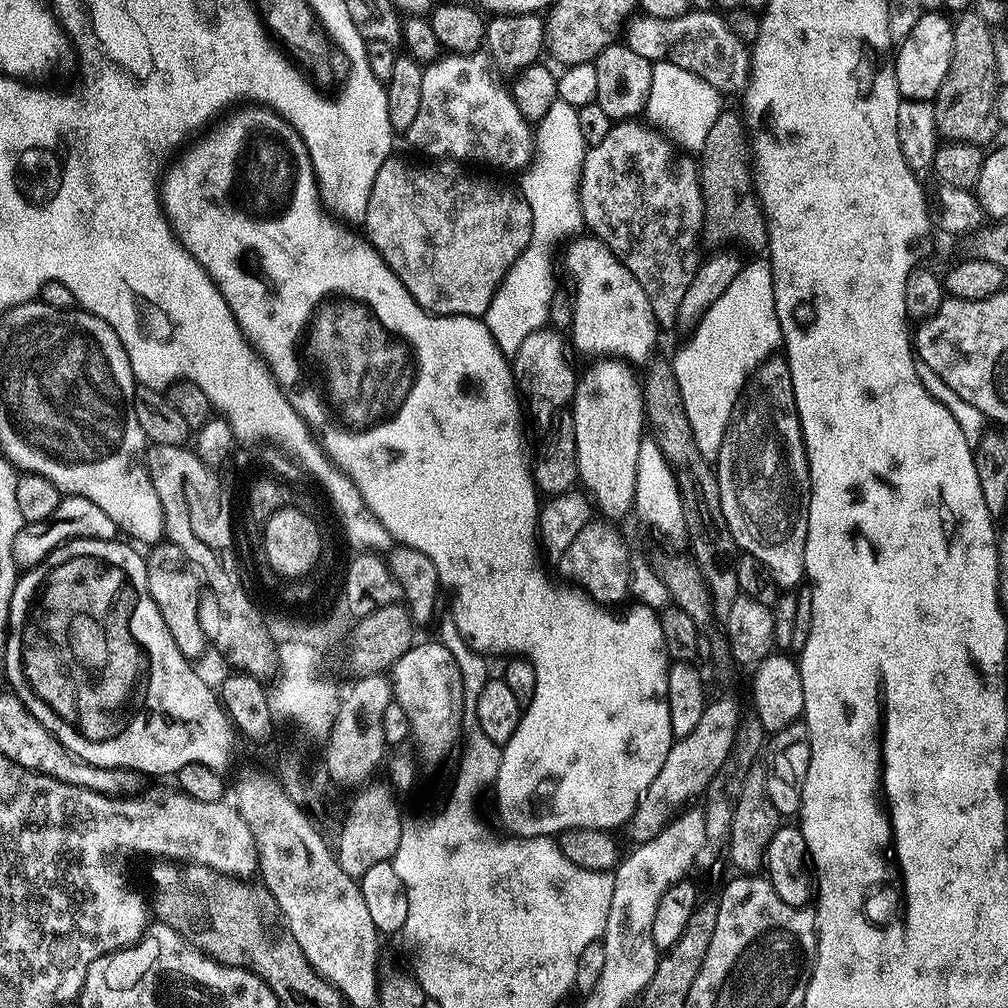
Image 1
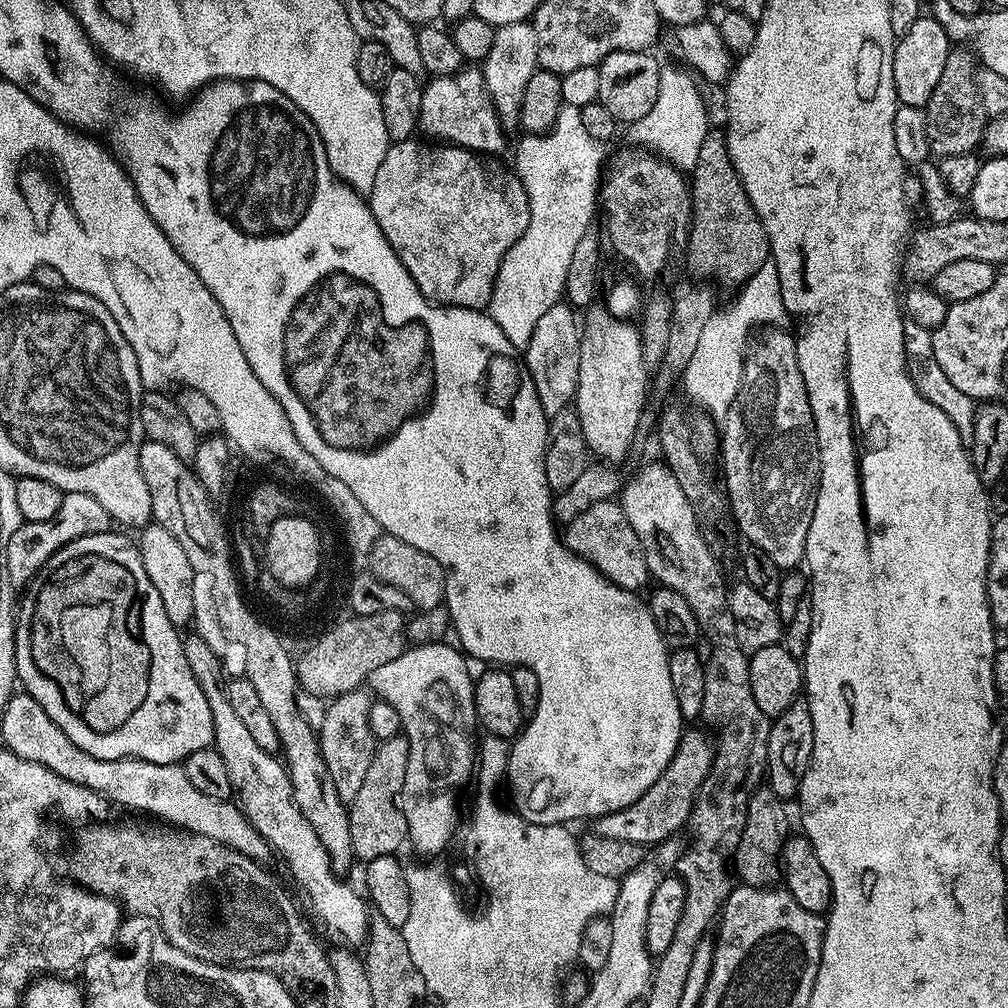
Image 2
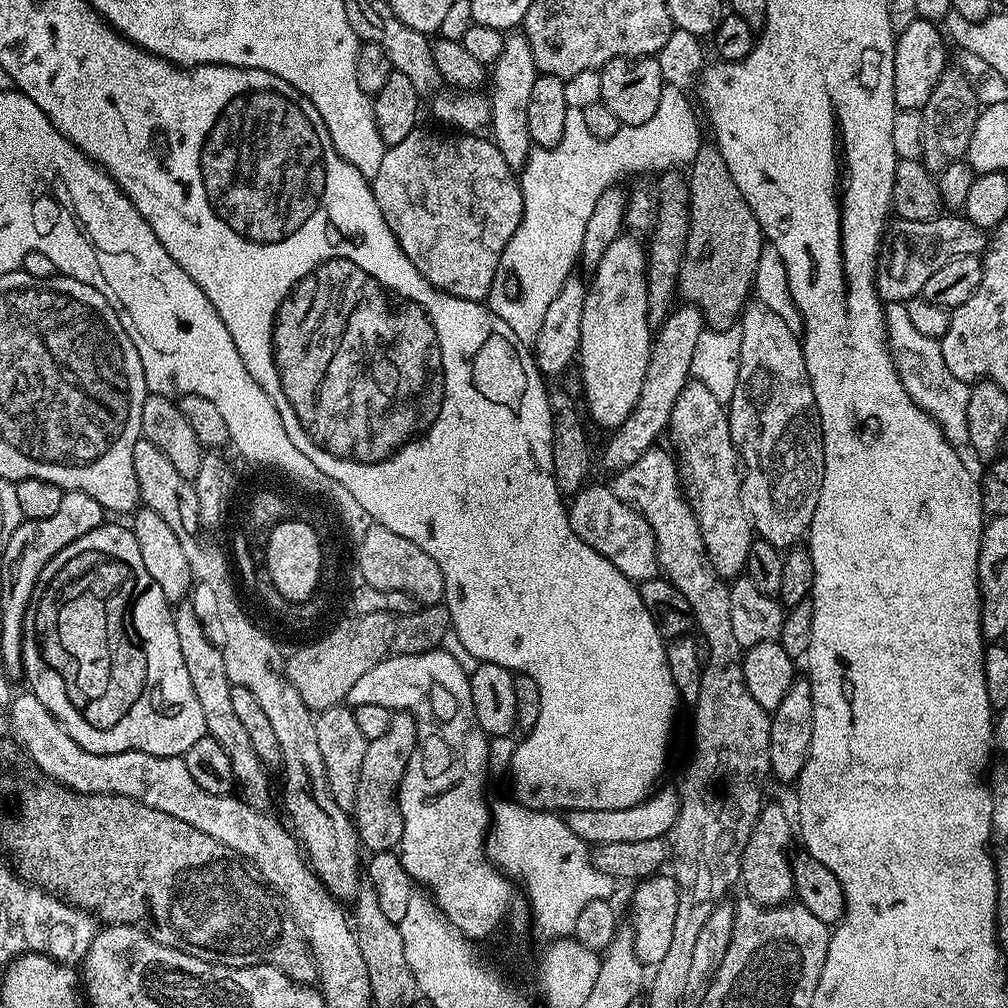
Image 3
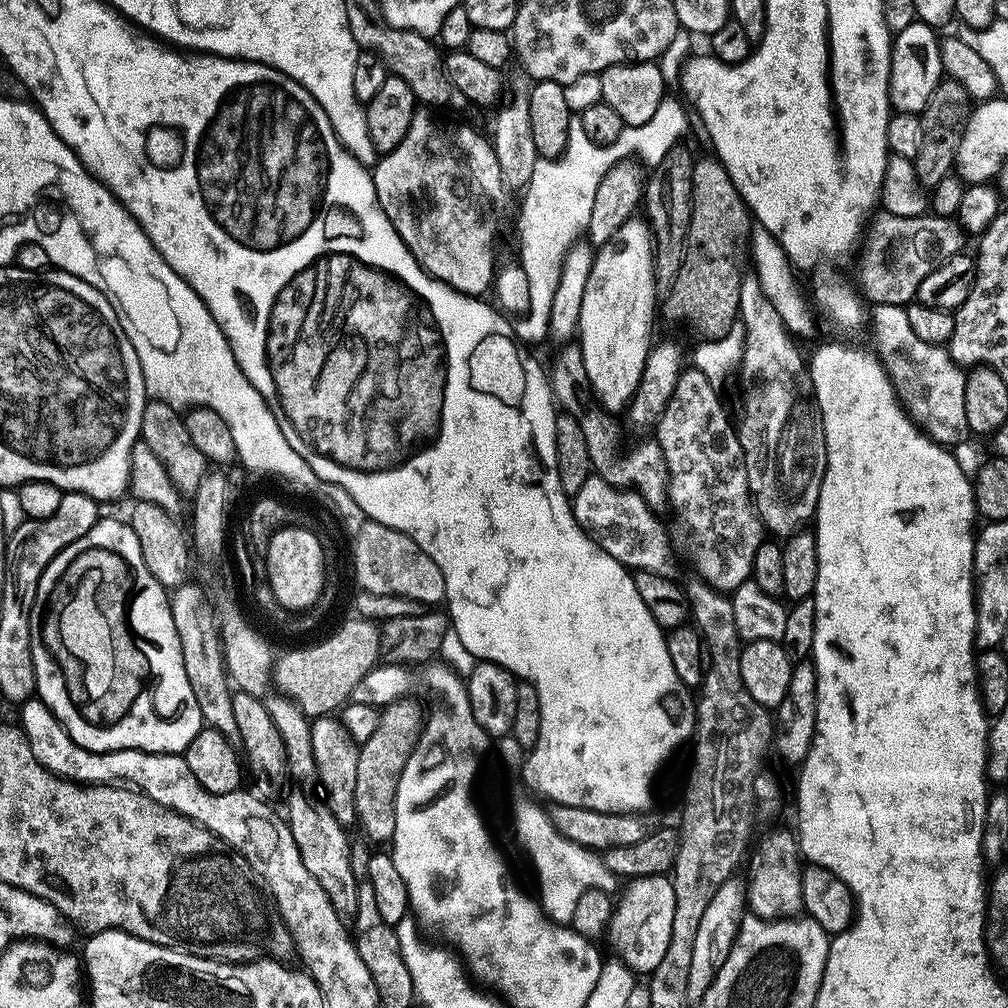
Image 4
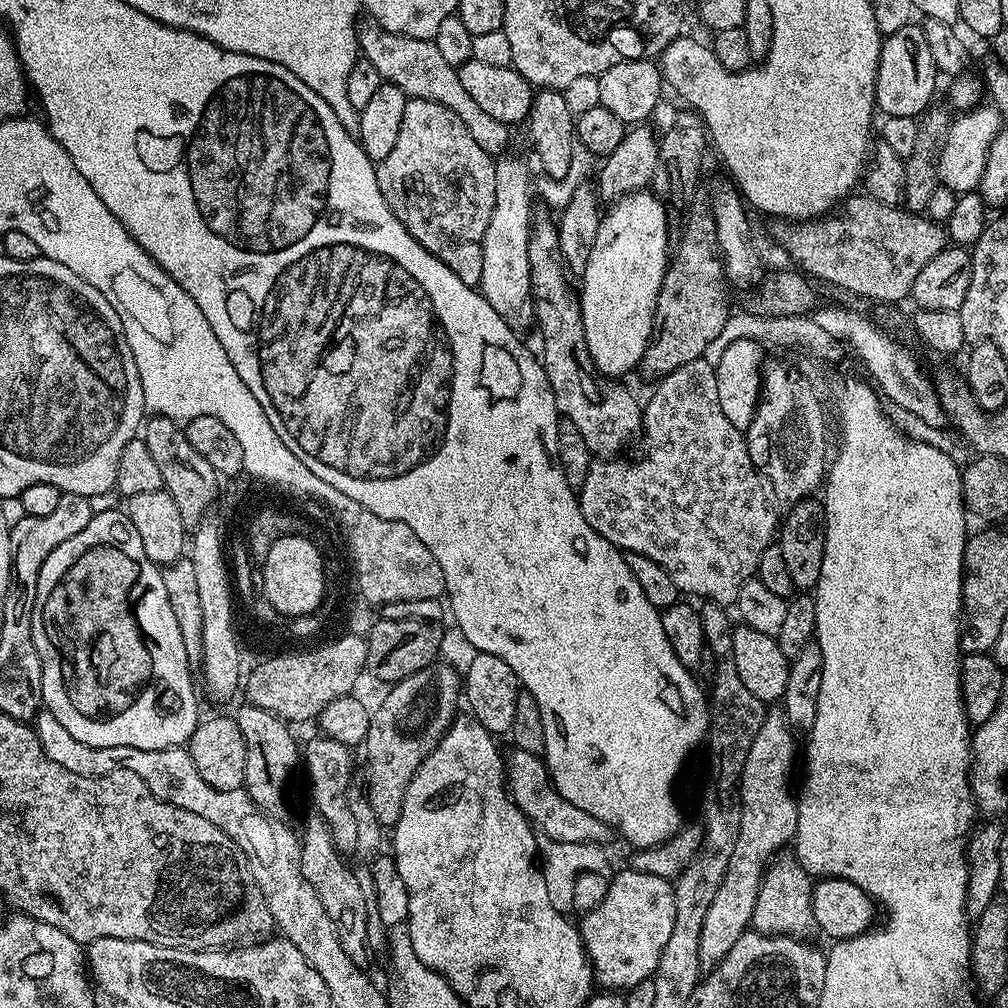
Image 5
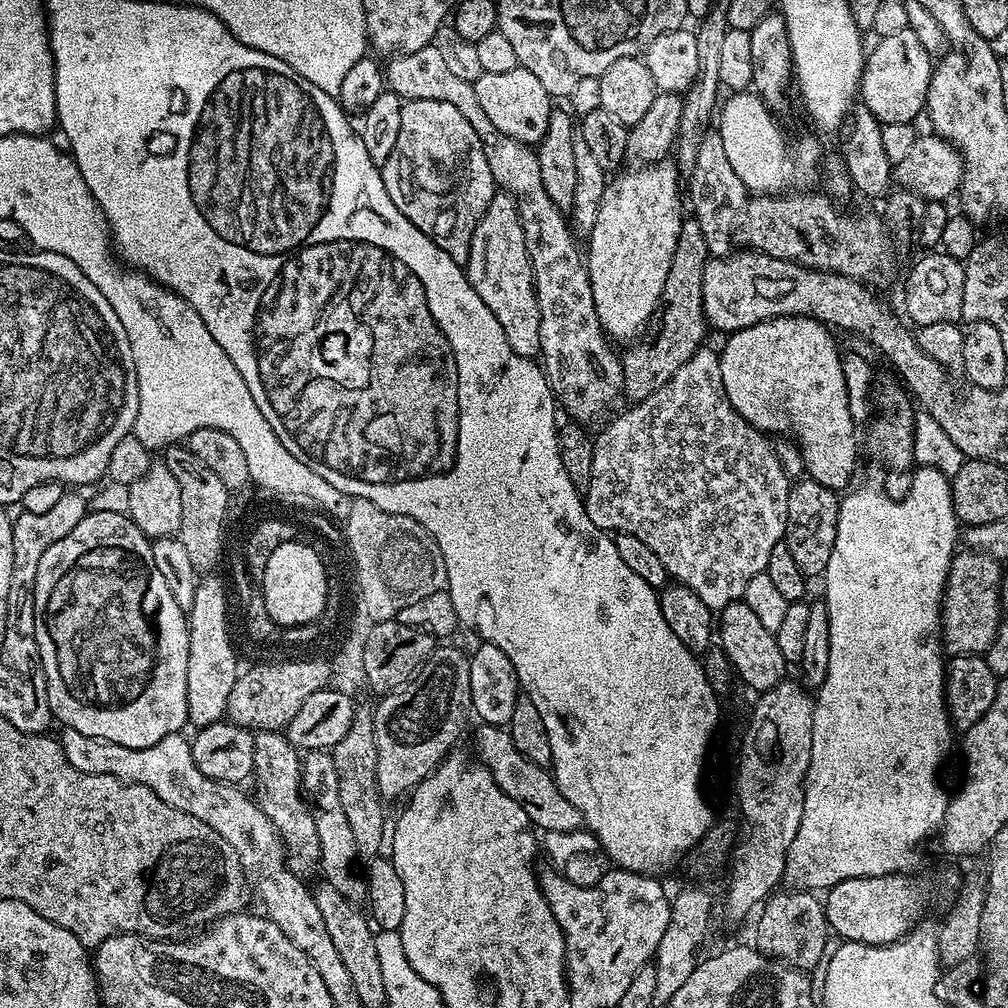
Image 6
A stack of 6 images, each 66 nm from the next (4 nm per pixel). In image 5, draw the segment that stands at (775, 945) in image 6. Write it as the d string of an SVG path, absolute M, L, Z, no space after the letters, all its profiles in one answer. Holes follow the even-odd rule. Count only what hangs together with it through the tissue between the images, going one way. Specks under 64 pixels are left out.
M784 854L769 864L762 886L758 890L758 902L754 902L751 927L766 936L795 936L808 938L817 931L812 909L813 877L808 875L795 855Z

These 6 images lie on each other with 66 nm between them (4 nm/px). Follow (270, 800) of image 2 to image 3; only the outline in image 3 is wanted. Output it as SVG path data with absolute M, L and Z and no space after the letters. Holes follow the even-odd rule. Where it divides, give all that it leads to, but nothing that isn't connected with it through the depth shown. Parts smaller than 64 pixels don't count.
M181 602L175 605L172 621L174 630L178 630L178 647L182 649L182 662L186 662L190 683L194 685L194 694L198 697L198 703L202 705L202 718L207 735L213 736L218 746L222 746L222 750L230 754L230 766L236 775L237 785L241 789L244 787L253 801L264 800L268 796L269 769L262 762L262 758L254 754L254 746L249 736L246 735L238 713L234 711L230 699L233 684L228 681L226 662L222 662L222 654L212 640L209 629L207 627L204 629L204 624L200 621L195 606L188 603Z

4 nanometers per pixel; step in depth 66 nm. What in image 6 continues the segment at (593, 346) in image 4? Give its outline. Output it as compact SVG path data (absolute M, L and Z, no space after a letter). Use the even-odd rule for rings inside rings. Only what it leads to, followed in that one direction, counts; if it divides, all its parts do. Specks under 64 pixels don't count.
M657 162L628 171L632 172L621 171L615 177L617 180L613 184L611 181L605 187L602 206L598 206L598 222L594 222L594 230L586 240L589 248L589 252L586 252L586 263L594 290L594 310L598 310L598 322L604 327L604 335L613 341L631 341L643 333L640 331L644 327L649 327L660 303L662 286L666 286L666 278L670 274L670 262L678 246L682 223L682 180L675 163Z

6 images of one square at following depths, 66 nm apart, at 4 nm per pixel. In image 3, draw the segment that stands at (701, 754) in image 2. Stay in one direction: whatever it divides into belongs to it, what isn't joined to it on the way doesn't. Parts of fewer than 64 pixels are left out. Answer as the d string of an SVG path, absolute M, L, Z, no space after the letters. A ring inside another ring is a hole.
M675 787L653 791L639 804L622 810L571 810L566 823L570 830L589 846L610 842L637 842L642 839L667 837L672 831L680 809L680 793Z

